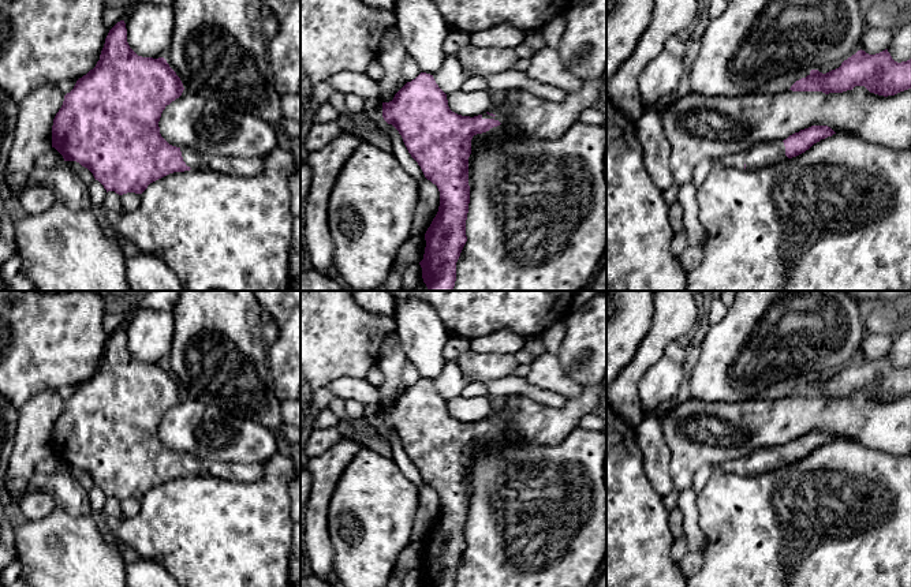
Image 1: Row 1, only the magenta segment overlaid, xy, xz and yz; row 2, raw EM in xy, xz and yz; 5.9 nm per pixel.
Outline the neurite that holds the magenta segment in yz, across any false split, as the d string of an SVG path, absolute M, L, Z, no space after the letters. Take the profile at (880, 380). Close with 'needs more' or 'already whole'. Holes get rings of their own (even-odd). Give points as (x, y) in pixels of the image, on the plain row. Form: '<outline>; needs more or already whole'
M888 355L869 360L858 356L836 375L826 380L811 375L806 384L796 386L792 397L843 399L855 392L865 392L878 401L895 401L911 395L911 364L897 369Z; already whole

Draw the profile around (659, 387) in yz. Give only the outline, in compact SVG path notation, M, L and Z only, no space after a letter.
M662 355L639 381L641 408L645 416L676 401L682 384L687 380L688 363L677 363Z

